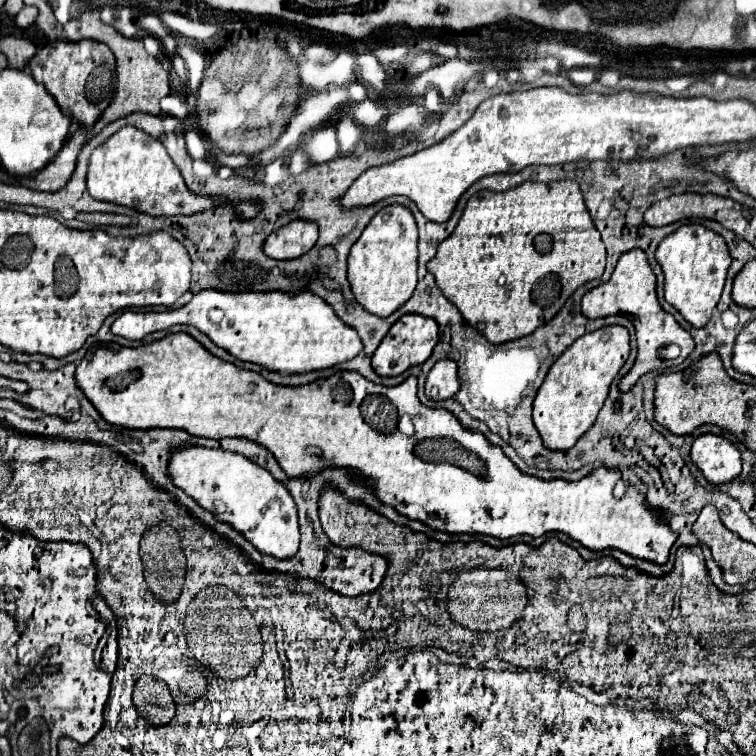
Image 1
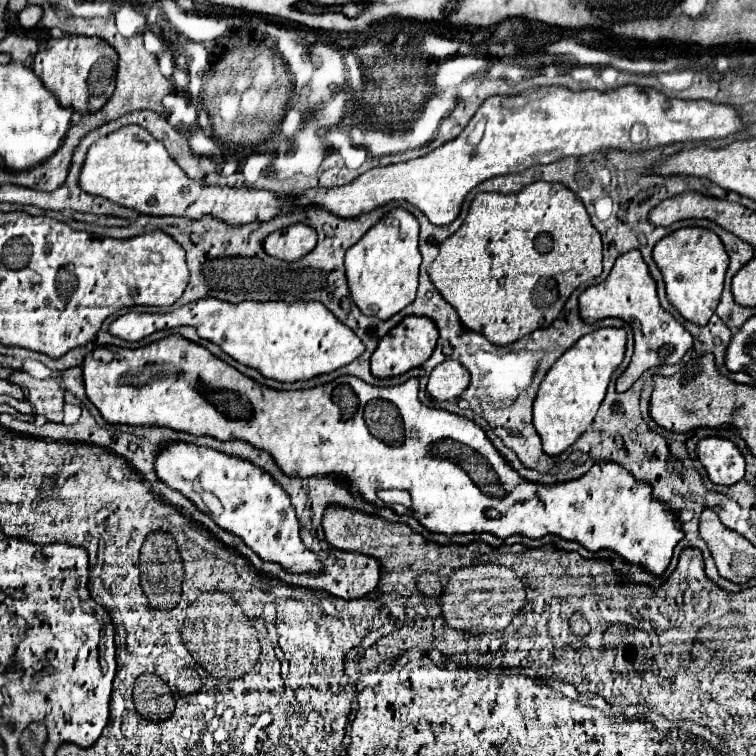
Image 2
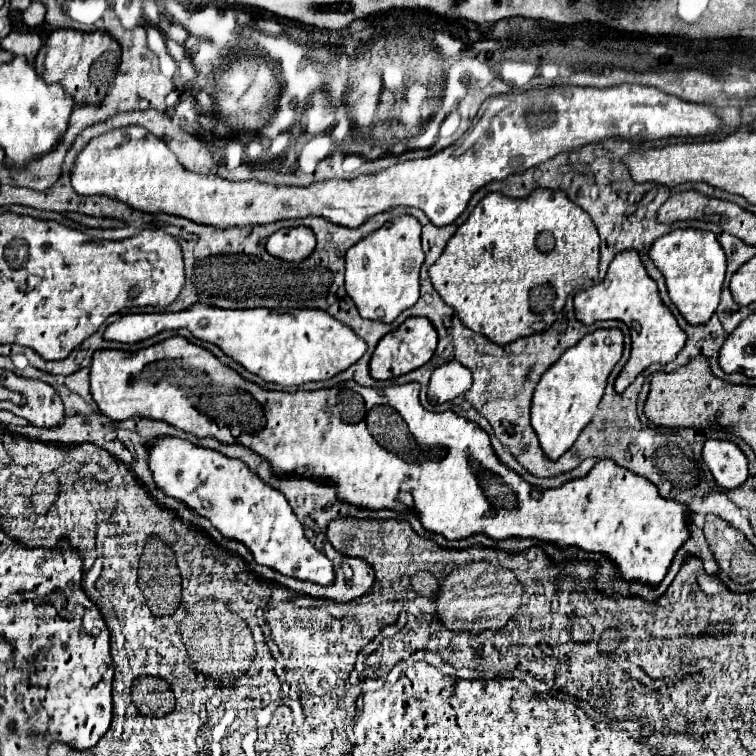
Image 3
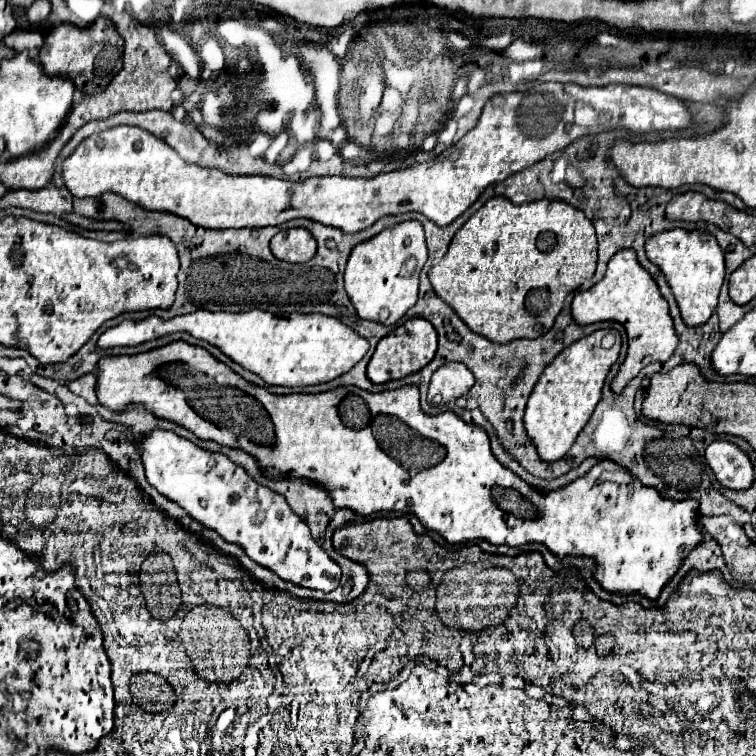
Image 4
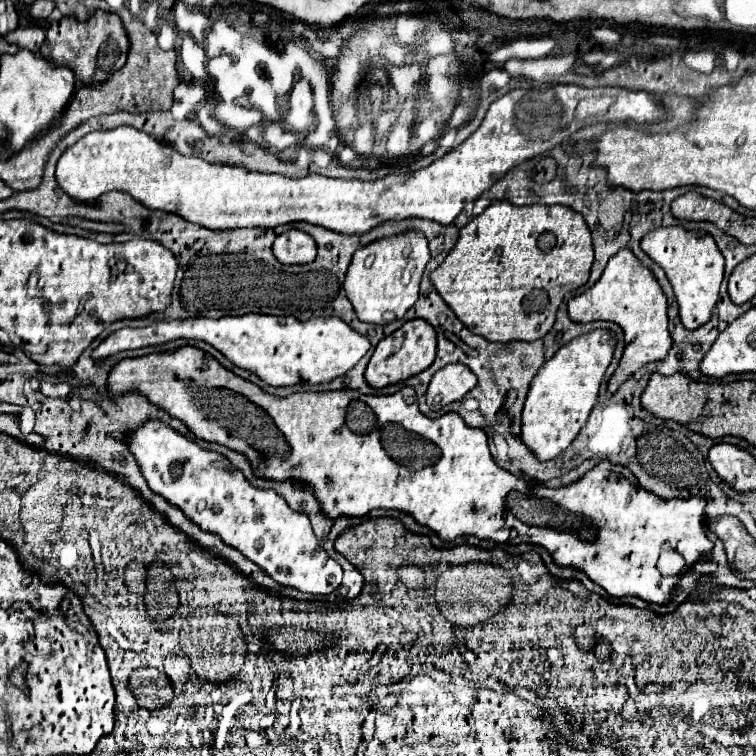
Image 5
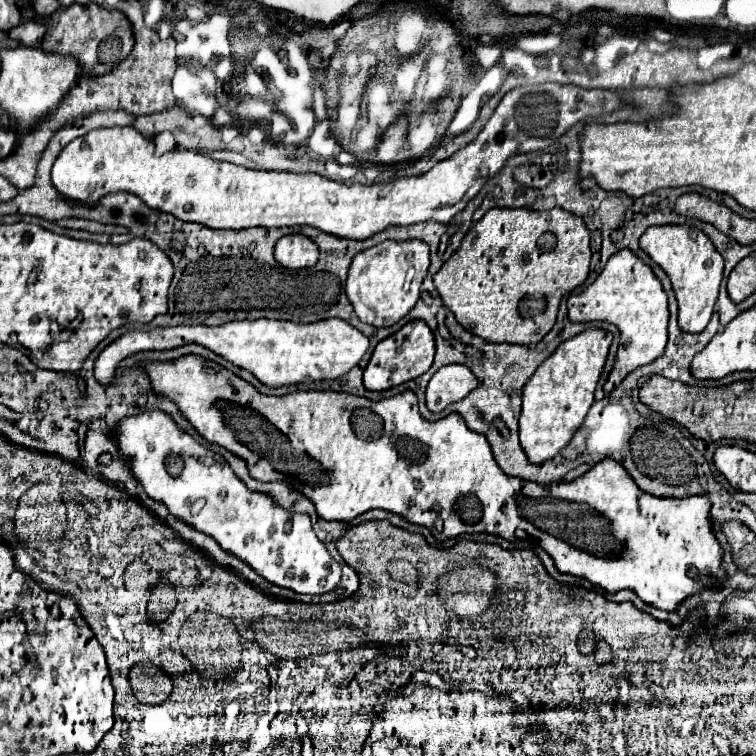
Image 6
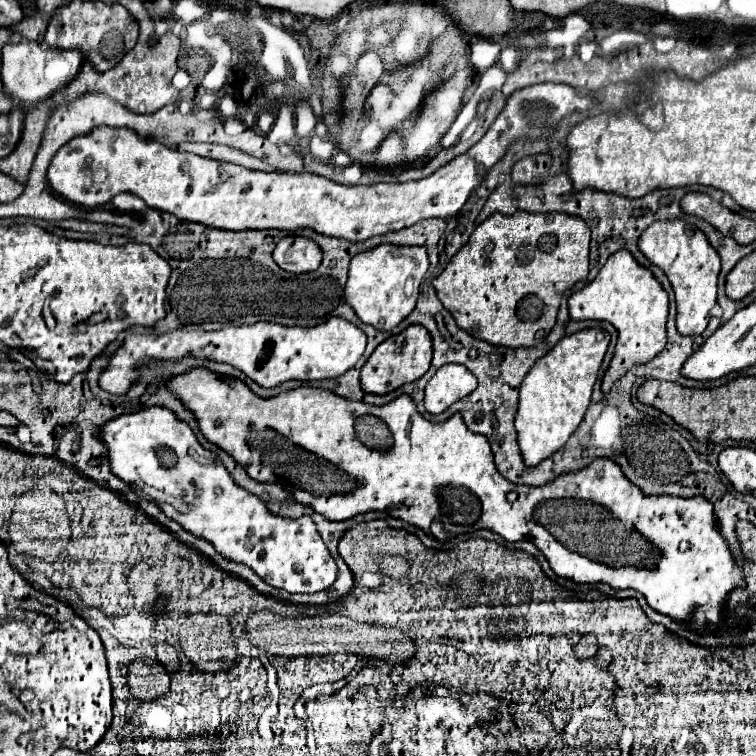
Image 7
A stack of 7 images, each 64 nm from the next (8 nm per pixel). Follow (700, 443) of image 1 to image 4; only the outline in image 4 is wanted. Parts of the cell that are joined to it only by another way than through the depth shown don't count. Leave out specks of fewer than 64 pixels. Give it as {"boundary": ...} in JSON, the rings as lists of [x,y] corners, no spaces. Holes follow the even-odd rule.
{"boundary":[[[714,440],[704,454],[716,480],[730,490],[744,490],[754,480],[752,462],[746,452],[726,440]]]}

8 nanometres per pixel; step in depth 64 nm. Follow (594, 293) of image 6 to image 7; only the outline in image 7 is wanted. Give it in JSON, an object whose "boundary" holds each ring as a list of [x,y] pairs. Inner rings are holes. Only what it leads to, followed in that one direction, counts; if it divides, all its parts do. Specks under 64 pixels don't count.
{"boundary":[[[620,250],[608,258],[598,276],[586,288],[568,298],[572,320],[606,320],[618,330],[618,344],[610,368],[602,380],[602,392],[608,394],[618,378],[632,366],[646,364],[666,346],[666,320],[668,320],[668,294],[654,278],[654,274],[640,266],[628,250]]]}

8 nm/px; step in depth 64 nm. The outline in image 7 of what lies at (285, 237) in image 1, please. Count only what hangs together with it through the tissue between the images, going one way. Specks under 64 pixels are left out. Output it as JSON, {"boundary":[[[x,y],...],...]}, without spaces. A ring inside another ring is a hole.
{"boundary":[[[286,236],[276,244],[274,260],[288,272],[312,272],[320,266],[322,250],[304,236]]]}

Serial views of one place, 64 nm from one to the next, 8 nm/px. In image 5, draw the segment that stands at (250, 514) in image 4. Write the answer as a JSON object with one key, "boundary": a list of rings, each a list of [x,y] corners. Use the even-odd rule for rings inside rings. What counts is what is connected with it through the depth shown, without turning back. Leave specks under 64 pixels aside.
{"boundary":[[[160,420],[138,426],[130,434],[128,448],[136,456],[152,492],[176,504],[206,532],[218,534],[224,544],[240,548],[248,560],[258,564],[278,584],[322,596],[332,594],[340,586],[342,568],[316,540],[308,516],[292,512],[286,500],[274,490],[252,486],[242,470],[234,468],[226,456],[200,448]]]}

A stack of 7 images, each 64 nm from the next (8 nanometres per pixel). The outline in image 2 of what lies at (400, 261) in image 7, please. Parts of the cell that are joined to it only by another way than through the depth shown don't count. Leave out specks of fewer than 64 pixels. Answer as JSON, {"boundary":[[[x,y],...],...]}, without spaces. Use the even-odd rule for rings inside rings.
{"boundary":[[[392,208],[346,252],[350,296],[364,314],[388,320],[416,298],[418,268],[422,260],[418,250],[418,228],[418,220],[408,210]]]}

